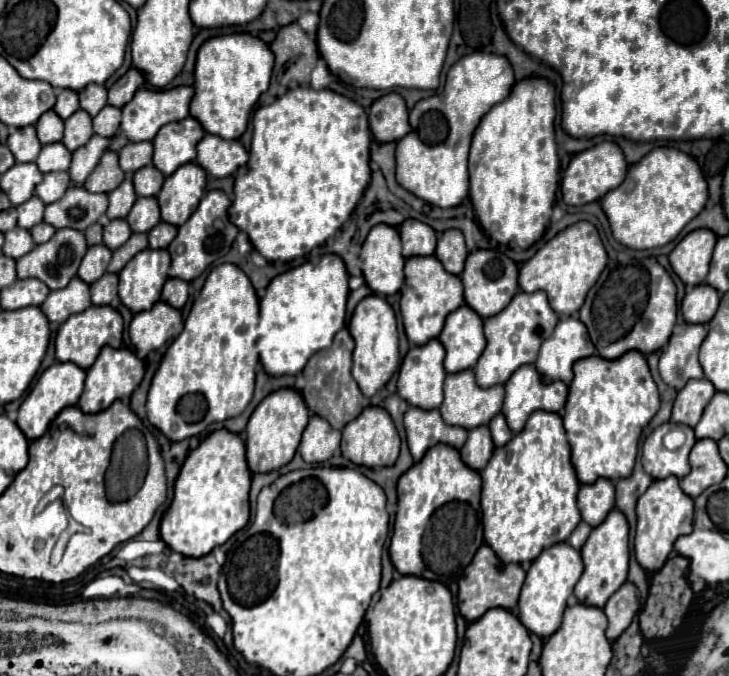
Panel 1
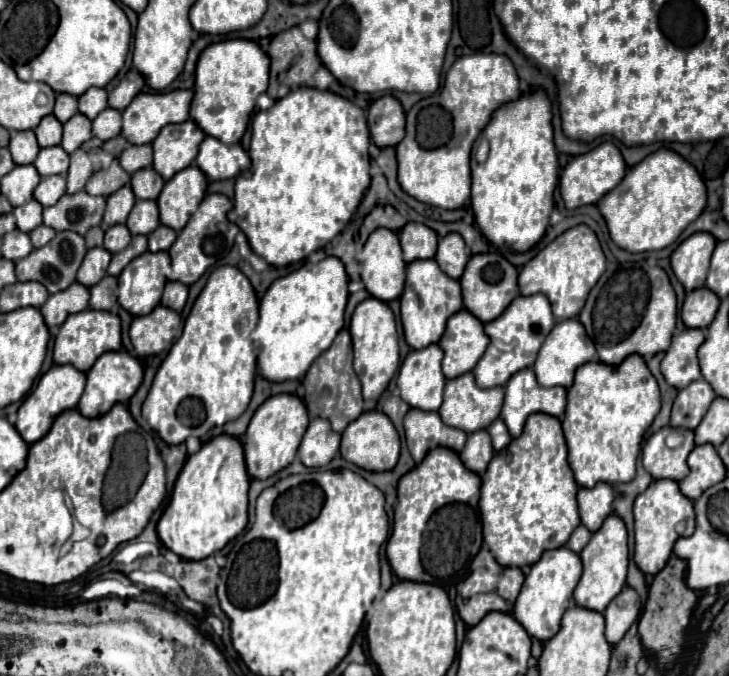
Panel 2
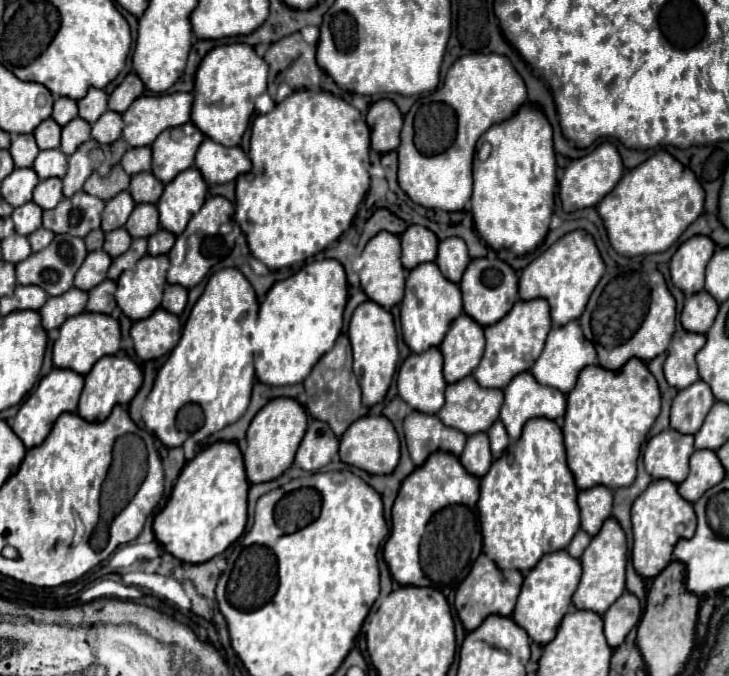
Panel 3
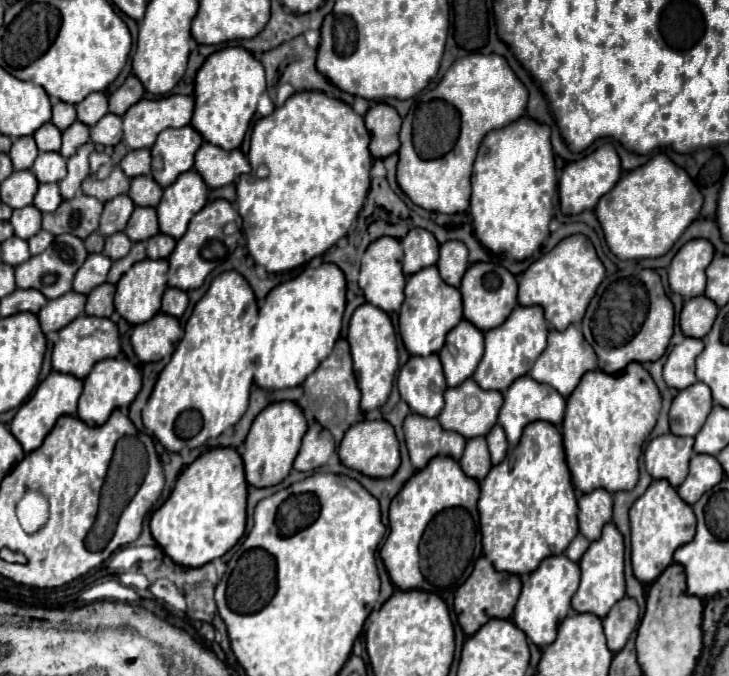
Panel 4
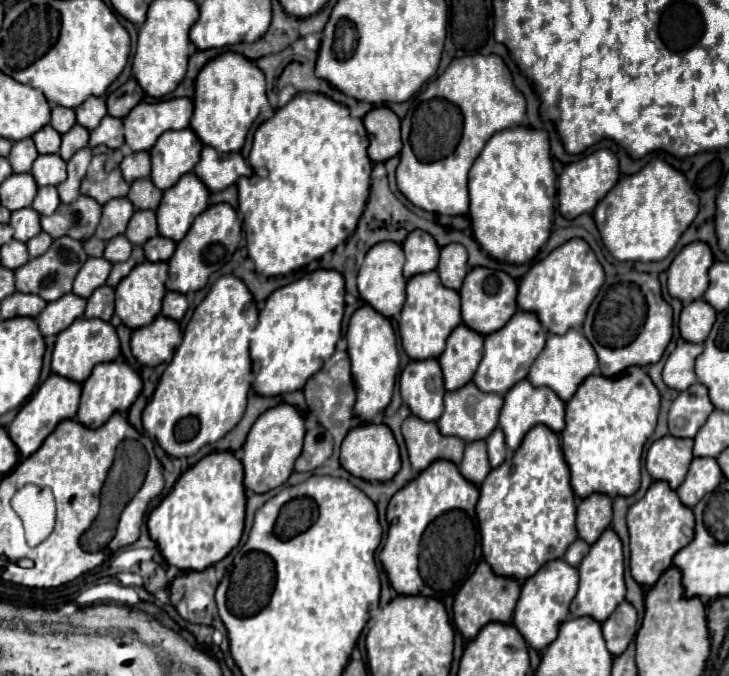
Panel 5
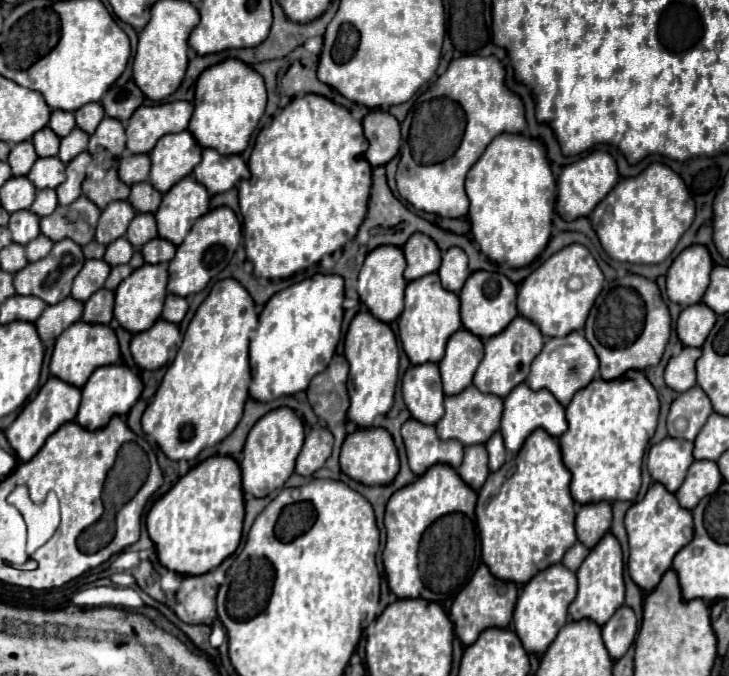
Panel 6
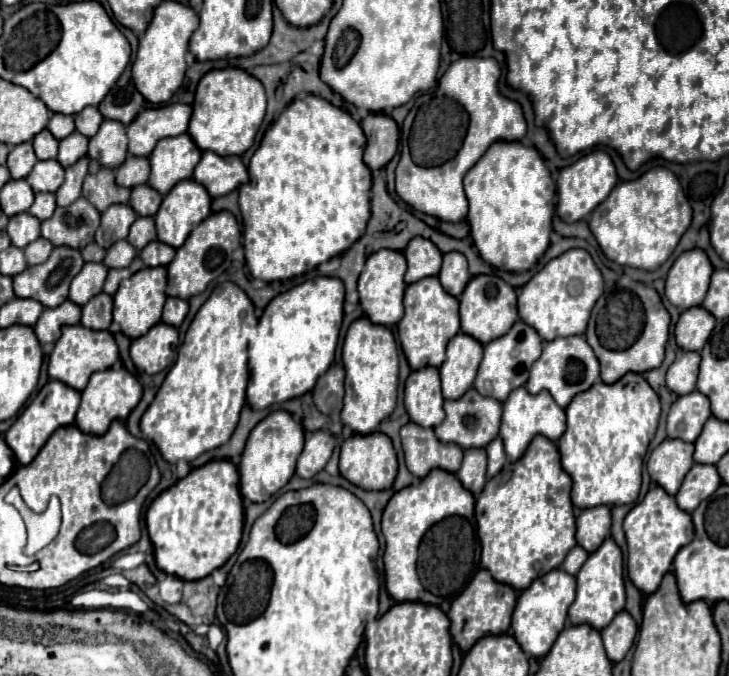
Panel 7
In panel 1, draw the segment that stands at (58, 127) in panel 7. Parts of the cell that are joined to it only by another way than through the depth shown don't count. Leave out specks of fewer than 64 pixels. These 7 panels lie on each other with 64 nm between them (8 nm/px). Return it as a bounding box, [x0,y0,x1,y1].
[54,88,80,120]

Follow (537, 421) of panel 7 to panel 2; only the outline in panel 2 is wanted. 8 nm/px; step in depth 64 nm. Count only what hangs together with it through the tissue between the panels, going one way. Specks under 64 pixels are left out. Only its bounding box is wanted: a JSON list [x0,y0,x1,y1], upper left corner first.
[500,368,566,438]

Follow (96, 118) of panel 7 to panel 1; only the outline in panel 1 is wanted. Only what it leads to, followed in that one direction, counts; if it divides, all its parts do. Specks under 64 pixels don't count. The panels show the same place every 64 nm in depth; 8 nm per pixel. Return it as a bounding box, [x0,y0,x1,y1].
[78,84,106,116]

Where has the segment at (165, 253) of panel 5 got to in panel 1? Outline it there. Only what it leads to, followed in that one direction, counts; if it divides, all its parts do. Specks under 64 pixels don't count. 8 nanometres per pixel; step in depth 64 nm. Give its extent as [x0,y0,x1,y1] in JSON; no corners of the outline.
[148,222,176,248]

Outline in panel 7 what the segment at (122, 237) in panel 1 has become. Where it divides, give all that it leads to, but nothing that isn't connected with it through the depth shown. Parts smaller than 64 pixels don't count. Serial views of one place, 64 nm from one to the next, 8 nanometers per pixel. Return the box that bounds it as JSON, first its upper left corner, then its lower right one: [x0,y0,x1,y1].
[104,240,136,268]

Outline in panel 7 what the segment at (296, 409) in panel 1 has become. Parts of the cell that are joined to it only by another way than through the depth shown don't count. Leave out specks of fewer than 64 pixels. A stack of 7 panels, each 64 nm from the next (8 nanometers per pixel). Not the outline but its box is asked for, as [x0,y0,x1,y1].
[238,410,304,502]

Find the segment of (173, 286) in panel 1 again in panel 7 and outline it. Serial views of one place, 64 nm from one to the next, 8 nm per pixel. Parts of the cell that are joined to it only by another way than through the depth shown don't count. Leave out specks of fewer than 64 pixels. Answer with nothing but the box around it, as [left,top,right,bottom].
[162,298,188,326]

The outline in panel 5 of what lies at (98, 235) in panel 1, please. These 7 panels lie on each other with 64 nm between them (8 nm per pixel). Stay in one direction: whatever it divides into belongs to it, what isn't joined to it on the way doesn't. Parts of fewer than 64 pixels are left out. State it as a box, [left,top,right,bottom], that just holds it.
[84,236,106,256]

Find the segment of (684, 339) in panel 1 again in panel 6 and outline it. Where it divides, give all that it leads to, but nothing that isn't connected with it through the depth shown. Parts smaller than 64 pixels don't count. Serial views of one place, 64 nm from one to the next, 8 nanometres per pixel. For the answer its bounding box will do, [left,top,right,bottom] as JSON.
[664,348,700,392]

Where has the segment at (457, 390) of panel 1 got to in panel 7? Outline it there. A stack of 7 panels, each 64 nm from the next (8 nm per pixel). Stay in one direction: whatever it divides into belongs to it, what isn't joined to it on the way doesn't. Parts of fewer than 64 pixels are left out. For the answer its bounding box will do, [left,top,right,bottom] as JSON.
[434,388,502,450]

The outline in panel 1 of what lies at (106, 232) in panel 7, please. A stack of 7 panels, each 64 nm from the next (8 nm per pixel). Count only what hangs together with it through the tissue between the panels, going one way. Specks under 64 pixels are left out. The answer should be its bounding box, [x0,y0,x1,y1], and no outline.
[106,174,136,220]

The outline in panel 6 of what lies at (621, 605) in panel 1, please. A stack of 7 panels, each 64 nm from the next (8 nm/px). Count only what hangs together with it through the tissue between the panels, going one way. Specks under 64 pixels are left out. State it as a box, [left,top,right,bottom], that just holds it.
[602,606,638,660]

